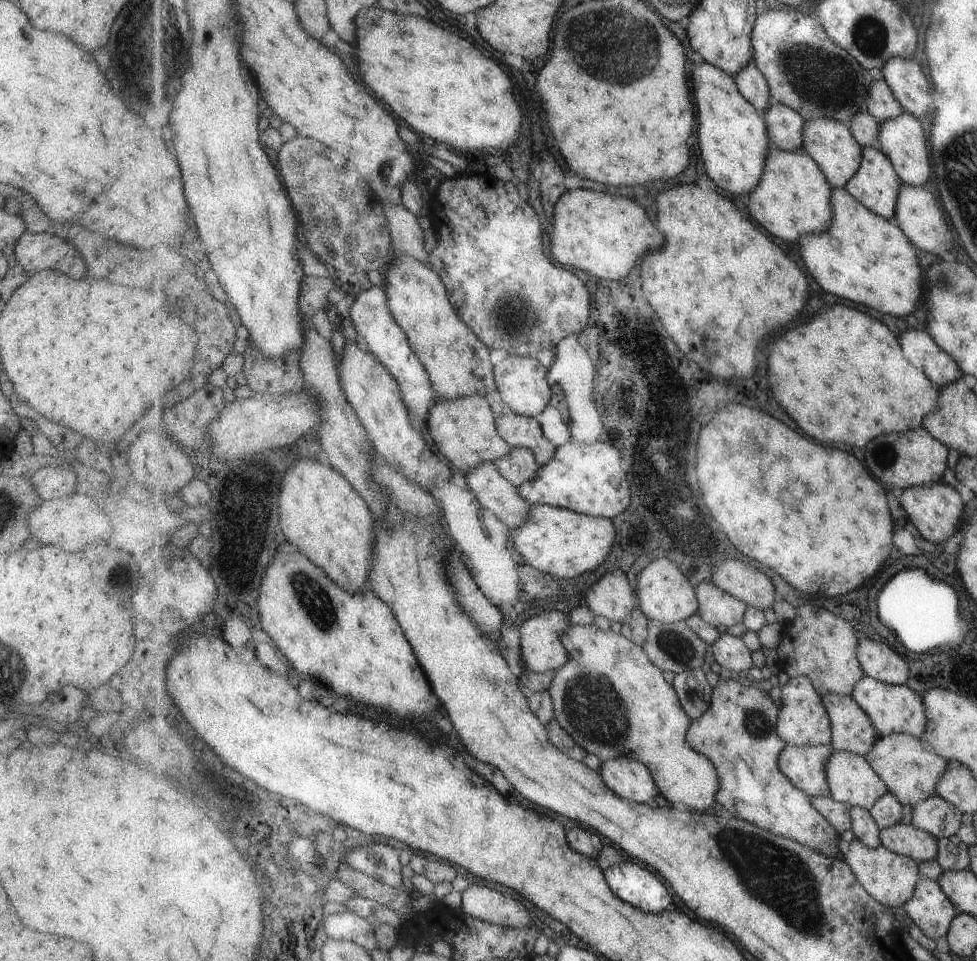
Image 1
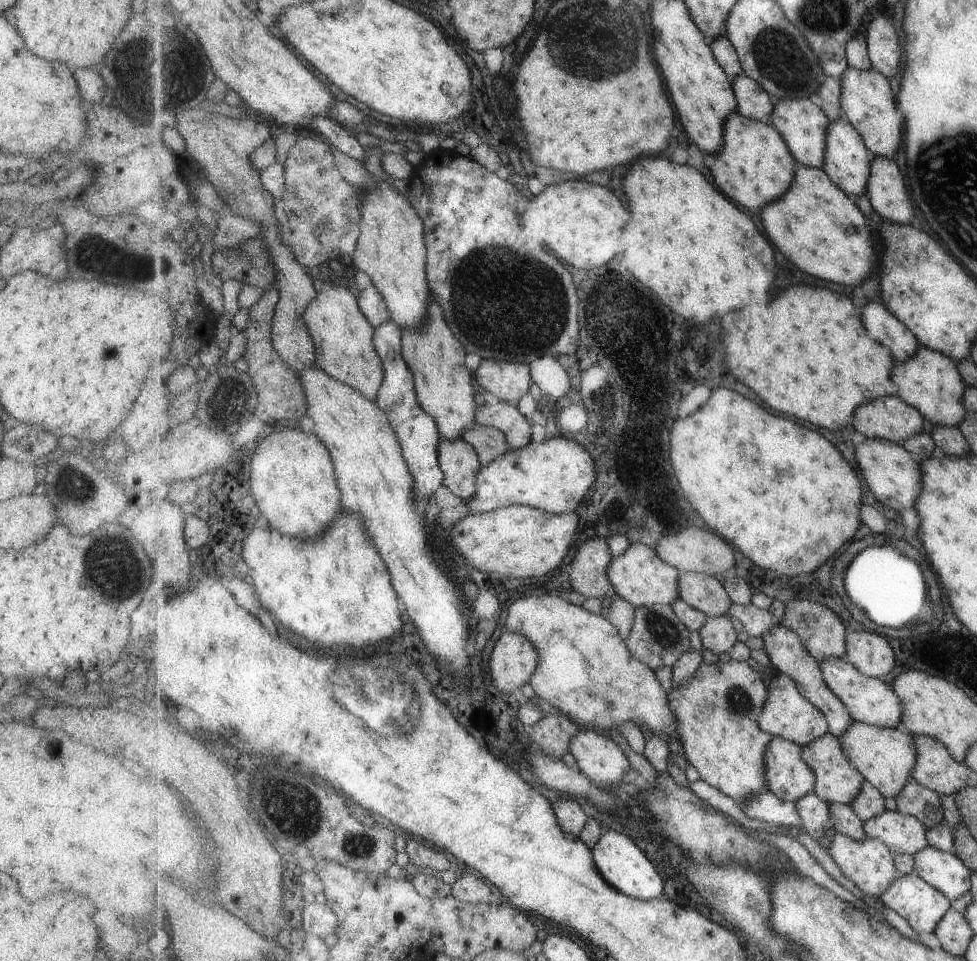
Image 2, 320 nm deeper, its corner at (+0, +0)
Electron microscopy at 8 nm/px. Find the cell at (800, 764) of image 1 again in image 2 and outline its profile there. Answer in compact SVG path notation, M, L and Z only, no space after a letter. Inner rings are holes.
M778 736L767 747L768 788L781 800L796 802L815 790L816 772L805 762L802 752L800 744Z

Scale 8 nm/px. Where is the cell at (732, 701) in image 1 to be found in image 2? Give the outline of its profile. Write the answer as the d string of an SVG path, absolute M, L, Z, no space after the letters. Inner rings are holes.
M747 661L704 662L691 680L671 688L668 695L678 718L683 754L705 782L730 796L740 807L761 791L769 790L765 753L774 736L760 727L760 716L768 699L768 685L759 672L753 670Z

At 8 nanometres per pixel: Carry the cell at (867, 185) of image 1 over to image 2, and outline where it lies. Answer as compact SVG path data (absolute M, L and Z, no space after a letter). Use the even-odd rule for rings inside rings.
M847 118L831 121L828 126L825 164L822 168L831 180L849 194L867 194L871 165L876 154L868 147L861 133Z

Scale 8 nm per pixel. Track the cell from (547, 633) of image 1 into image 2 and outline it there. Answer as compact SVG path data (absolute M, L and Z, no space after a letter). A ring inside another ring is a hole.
M508 630L496 642L489 663L497 691L510 695L523 684L530 683L540 656L530 638Z

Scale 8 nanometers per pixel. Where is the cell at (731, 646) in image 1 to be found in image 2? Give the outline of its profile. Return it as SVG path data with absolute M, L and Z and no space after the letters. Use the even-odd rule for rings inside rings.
M729 614L708 617L699 634L704 648L717 654L728 652L737 642L737 630L733 628Z

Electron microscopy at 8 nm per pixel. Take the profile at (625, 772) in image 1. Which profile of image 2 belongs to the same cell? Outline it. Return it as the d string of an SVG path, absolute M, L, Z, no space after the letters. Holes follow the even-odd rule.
M580 730L570 742L569 752L579 769L597 785L620 784L631 764L623 748L602 732Z

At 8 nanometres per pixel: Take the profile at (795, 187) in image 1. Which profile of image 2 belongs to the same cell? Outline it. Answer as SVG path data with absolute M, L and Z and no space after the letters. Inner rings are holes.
M738 111L729 115L725 121L724 129L724 147L714 156L706 157L706 166L711 166L711 172L715 174L715 182L719 184L719 188L729 198L733 198L737 204L741 204L745 208L753 208L753 210L759 210L765 204L780 199L795 180L796 170L799 166L799 162L788 147L784 136L771 122L749 119Z

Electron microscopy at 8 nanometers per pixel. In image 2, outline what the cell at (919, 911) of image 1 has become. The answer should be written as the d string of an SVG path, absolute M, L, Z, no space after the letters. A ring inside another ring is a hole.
M915 872L895 879L879 898L904 916L917 932L929 934L951 909L951 899Z

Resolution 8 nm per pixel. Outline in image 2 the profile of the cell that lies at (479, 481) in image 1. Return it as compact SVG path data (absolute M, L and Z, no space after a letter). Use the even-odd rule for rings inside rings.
M442 436L438 451L444 485L464 501L469 500L476 491L476 472L482 467L477 449L463 436L453 440Z

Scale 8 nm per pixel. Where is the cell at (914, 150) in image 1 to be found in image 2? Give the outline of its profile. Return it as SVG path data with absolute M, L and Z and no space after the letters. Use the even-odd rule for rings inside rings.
M851 65L847 67L843 76L841 104L845 118L847 118L848 121L857 128L857 130L861 133L861 136L864 137L864 141L868 147L876 154L876 156L893 156L893 154L899 150L901 136L903 136L905 132L905 115L901 112L895 96L893 96L893 90L891 90L889 78L874 67L871 67L869 70L862 71L861 69L852 67Z

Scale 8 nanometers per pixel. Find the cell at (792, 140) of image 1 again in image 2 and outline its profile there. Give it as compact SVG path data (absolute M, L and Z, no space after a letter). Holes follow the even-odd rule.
M736 76L733 86L738 100L738 112L749 119L770 122L776 100L752 77Z

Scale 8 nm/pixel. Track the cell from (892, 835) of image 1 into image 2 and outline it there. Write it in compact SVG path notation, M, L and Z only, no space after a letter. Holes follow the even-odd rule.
M886 810L864 821L864 827L869 837L885 841L893 853L914 855L930 845L926 835L928 828L923 822L899 810Z

